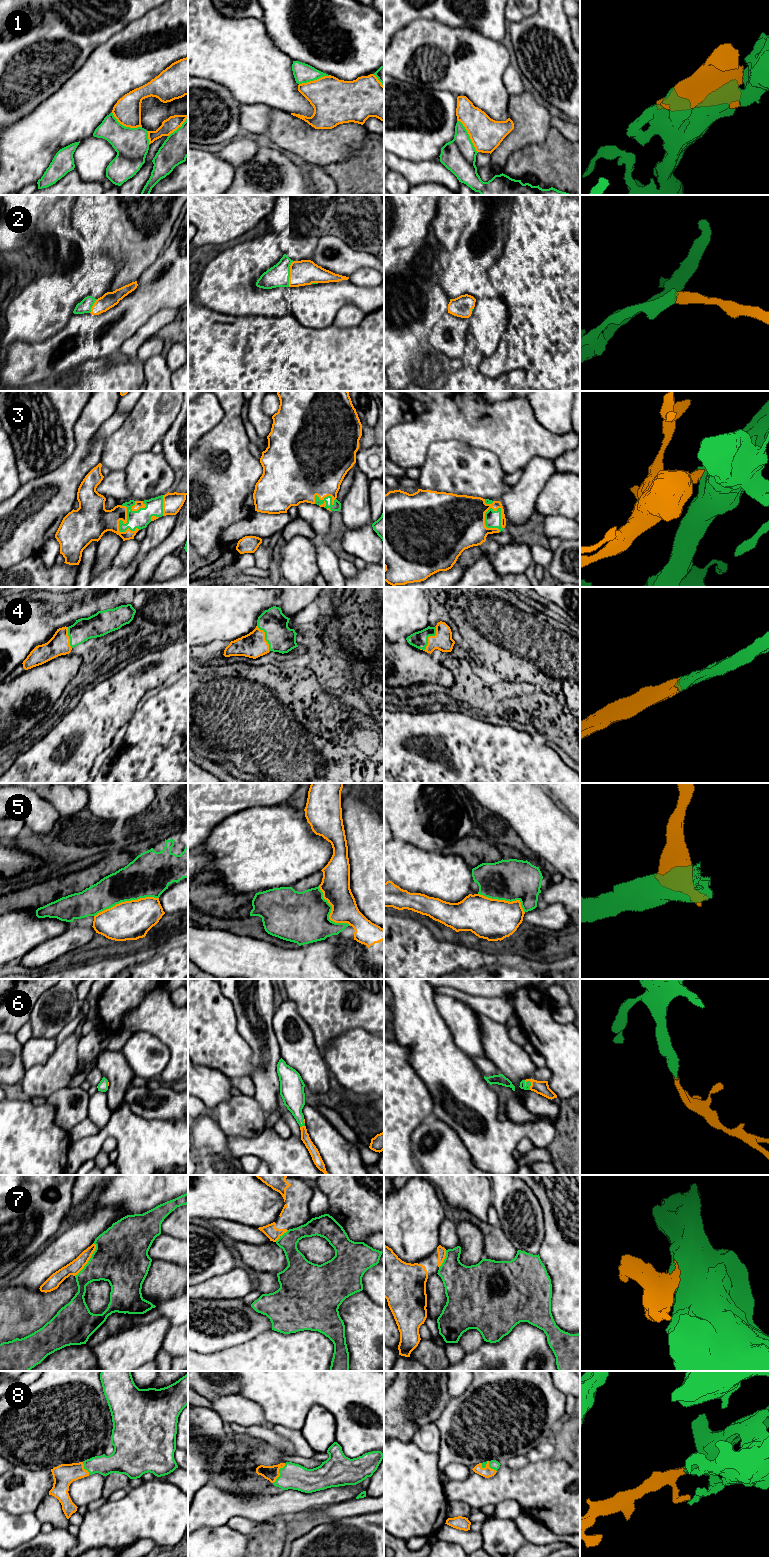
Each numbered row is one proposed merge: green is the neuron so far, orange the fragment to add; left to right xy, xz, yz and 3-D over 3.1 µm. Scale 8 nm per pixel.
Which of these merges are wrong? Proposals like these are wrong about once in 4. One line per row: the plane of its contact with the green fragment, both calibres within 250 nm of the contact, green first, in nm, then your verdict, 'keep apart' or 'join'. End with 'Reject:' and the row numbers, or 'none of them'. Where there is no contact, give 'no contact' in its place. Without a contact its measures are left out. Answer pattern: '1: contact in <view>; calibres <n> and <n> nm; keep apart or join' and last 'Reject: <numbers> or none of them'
1: contact in yz; calibres 280 and 260 nm; join
2: contact in xz; calibres 180 and 200 nm; join
3: contact in yz; calibres 130 and 460 nm; join
4: contact in yz; calibres 130 and 150 nm; join
5: contact in xy; calibres 340 and 320 nm; keep apart
6: contact in yz; calibres 50 and 110 nm; join
7: contact in xy; calibres 420 and 110 nm; keep apart
8: contact in yz; calibres 80 and 90 nm; join
Reject: 5, 7

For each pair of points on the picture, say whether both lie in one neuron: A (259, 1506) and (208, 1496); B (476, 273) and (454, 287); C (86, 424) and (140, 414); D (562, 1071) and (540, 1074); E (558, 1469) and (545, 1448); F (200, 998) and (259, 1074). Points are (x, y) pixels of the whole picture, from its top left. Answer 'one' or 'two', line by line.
A: one
B: one
C: two
D: two
E: two
F: two

